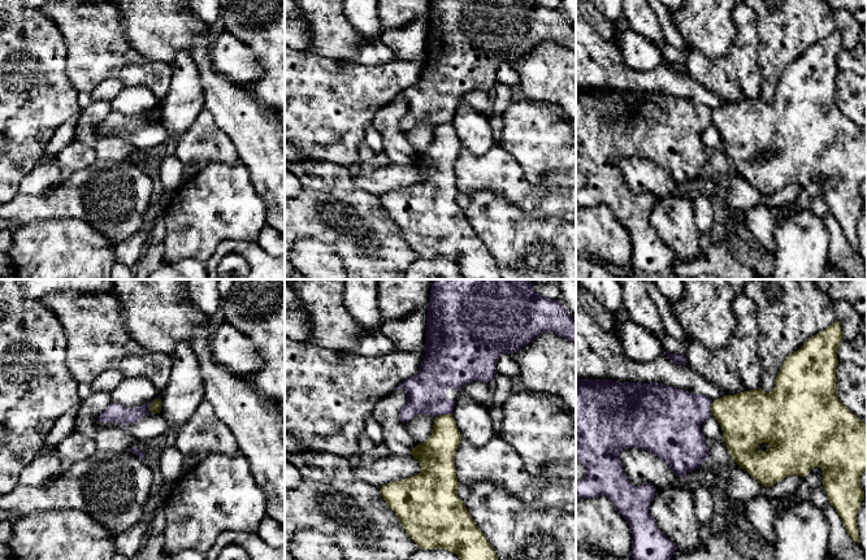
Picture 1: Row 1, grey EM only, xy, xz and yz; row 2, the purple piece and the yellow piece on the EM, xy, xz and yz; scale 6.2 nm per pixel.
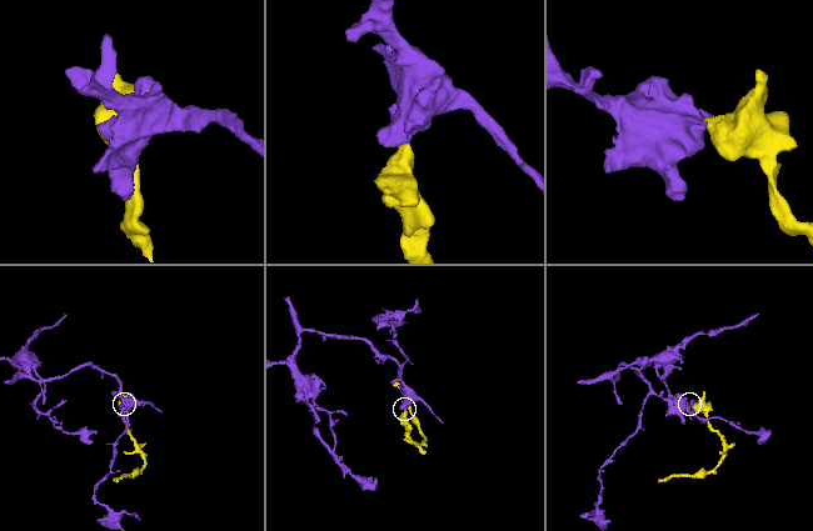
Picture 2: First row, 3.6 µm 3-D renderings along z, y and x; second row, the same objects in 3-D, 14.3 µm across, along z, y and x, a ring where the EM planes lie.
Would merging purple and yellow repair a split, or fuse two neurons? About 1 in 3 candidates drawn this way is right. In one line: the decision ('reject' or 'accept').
reject

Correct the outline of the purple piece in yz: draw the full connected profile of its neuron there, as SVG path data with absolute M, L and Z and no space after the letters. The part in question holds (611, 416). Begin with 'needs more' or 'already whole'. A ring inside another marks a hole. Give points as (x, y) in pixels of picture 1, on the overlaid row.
already whole; M576 378L576 461L586 468L585 477L576 482L576 499L604 495L612 500L616 509L629 524L633 535L630 551L633 560L671 560L676 547L658 529L649 513L656 489L651 483L634 486L629 482L624 473L620 455L625 448L647 450L666 461L671 470L682 478L686 473L698 469L702 463L708 460L710 451L706 448L706 437L701 431L701 424L712 414L711 403L712 400L705 395L690 394L658 382L630 383L611 379Z

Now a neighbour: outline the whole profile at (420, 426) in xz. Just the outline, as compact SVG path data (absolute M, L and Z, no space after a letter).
M417 413L413 418L407 422L403 422L407 431L415 440L415 444L422 444L432 435L434 416L426 413Z

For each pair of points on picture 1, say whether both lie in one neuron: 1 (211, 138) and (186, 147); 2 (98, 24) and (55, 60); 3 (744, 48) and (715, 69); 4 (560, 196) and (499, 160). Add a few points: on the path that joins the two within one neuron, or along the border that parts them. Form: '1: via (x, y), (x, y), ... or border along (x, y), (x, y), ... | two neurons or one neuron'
1: via (204, 143), (193, 147) | one neuron
2: border along (53, 22), (66, 47), (66, 76), (70, 79) | two neurons
3: via (737, 55), (722, 69) | one neuron
4: via (545, 196), (532, 196), (511, 176) | one neuron

